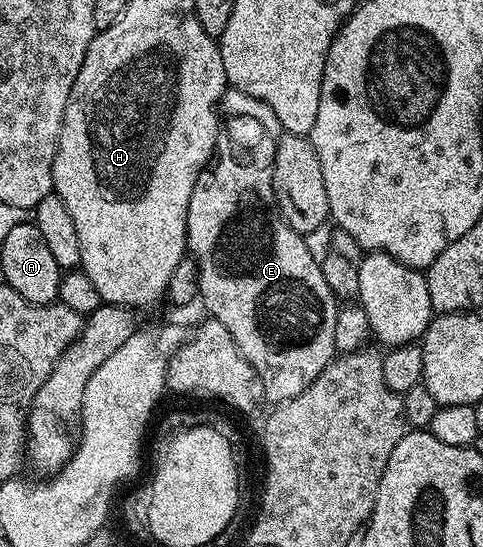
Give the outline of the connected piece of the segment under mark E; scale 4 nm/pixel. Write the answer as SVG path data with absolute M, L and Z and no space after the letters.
M232 89L226 90L225 94L221 96L219 115L224 122L219 127L215 158L212 160L211 166L202 171L201 176L195 181L195 189L191 193L191 201L187 205L185 241L188 254L197 264L197 276L201 286L200 302L205 302L205 307L209 310L206 312L212 318L218 319L231 333L241 356L247 361L251 361L255 373L259 373L259 381L263 381L265 399L268 402L271 401L270 404L276 405L285 403L291 397L303 393L303 389L307 389L307 385L311 385L311 381L315 381L315 377L319 377L319 373L323 373L323 369L335 358L335 317L339 300L327 285L327 281L323 281L318 256L316 254L313 256L312 249L305 244L306 236L302 232L291 229L285 222L285 218L281 216L281 210L277 207L277 198L273 192L273 162L275 161L277 139L283 133L279 125L279 117L275 117L271 105L267 105L247 93Z

